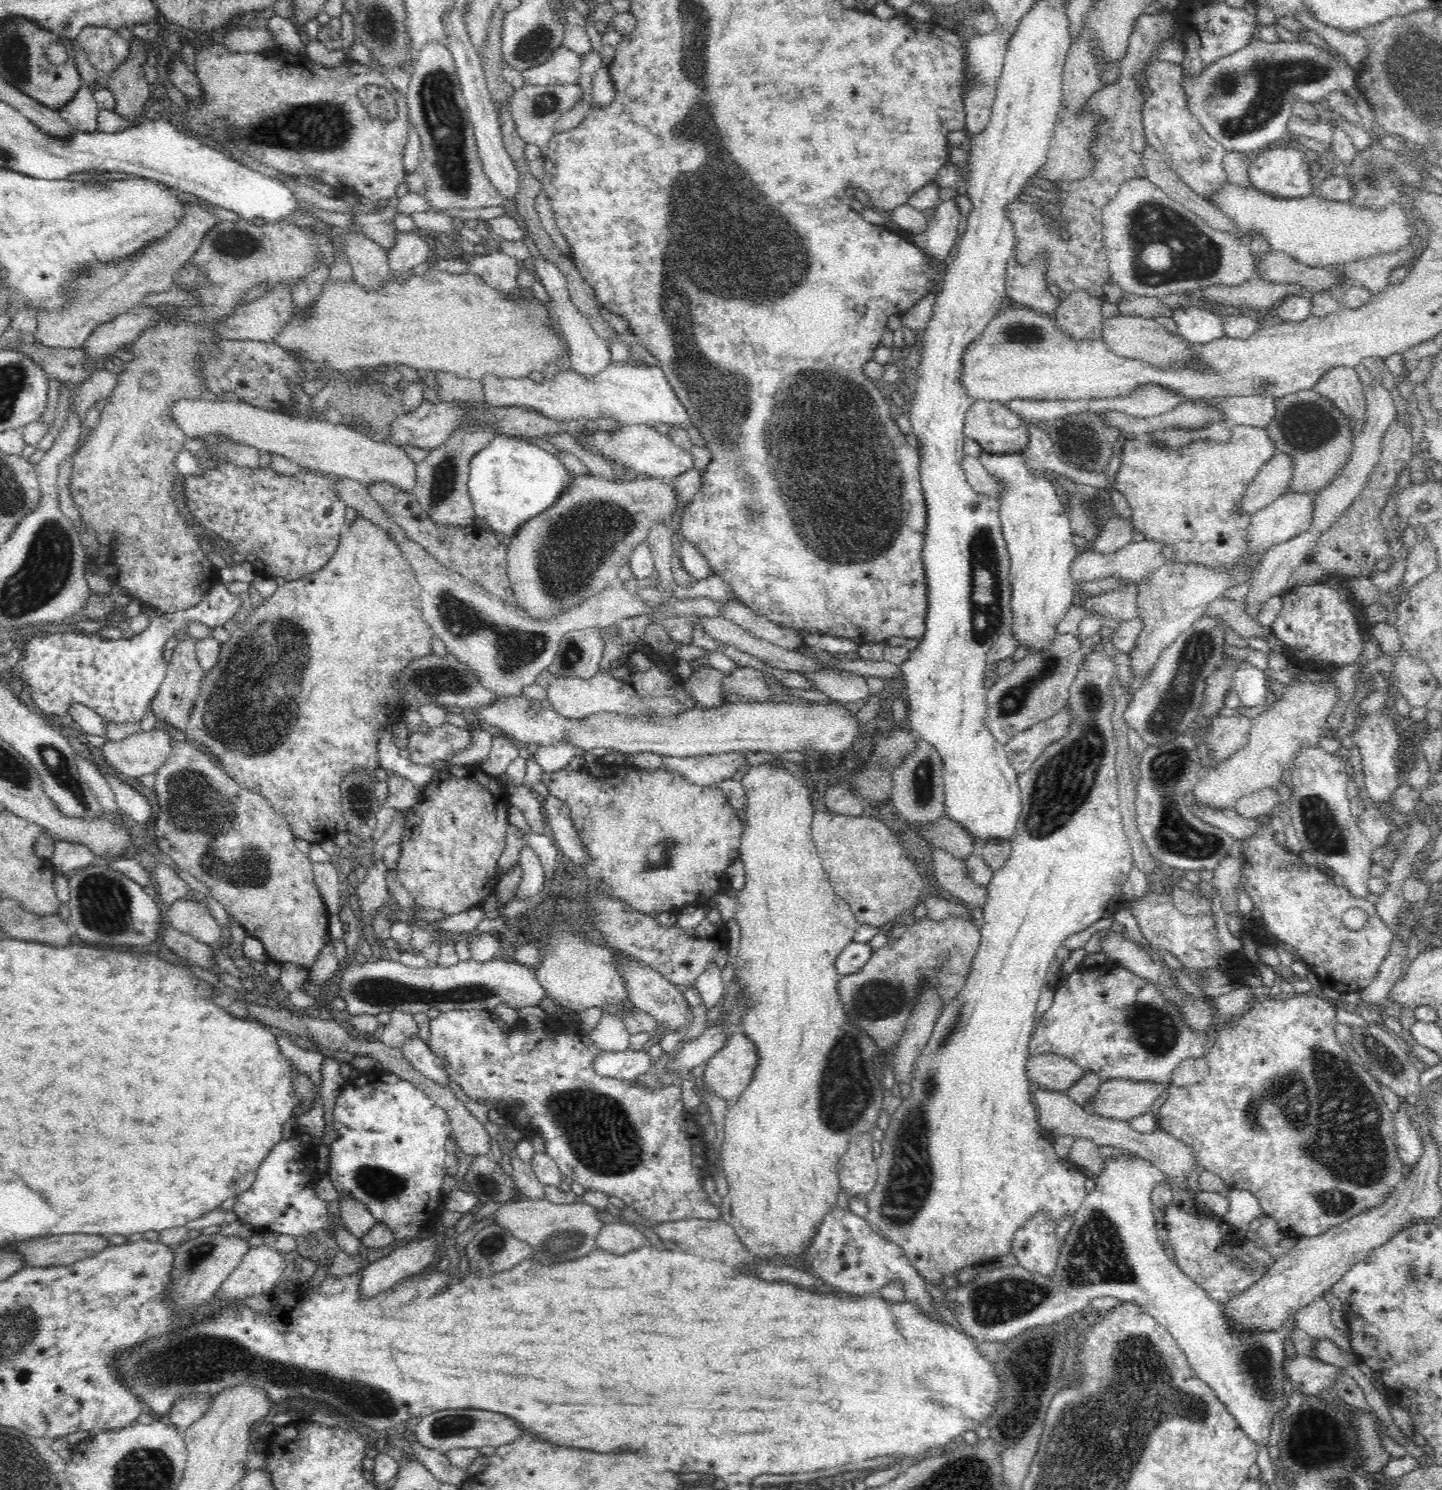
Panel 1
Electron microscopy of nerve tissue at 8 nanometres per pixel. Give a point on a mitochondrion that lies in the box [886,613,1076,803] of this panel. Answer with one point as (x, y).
(1010, 702)

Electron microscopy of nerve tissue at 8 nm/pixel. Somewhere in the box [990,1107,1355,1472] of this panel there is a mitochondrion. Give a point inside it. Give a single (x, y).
(1257, 1360)

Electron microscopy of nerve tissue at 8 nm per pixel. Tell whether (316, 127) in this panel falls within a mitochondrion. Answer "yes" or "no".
yes

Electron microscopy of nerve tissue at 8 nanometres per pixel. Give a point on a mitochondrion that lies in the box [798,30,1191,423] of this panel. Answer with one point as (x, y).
(1023, 334)

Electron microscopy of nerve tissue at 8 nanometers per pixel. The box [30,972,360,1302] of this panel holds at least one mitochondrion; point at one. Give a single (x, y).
(196, 1258)

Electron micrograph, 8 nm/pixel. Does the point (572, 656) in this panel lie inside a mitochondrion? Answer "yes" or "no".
yes

